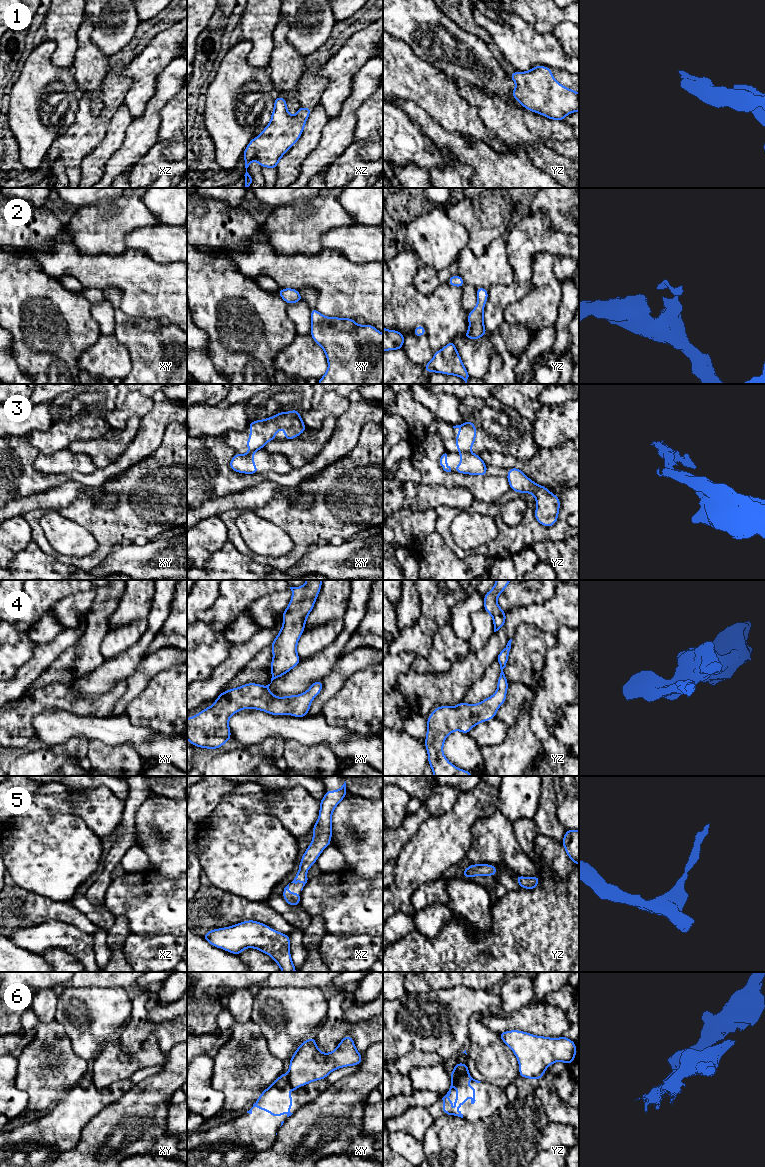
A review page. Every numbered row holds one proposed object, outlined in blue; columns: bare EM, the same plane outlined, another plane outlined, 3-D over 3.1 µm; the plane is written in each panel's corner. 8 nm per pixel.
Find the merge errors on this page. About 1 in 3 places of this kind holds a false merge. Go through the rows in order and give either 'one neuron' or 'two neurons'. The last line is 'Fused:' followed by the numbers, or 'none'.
1: one neuron
2: one neuron
3: two neurons
4: one neuron
5: one neuron
6: two neurons
Fused: 3, 6

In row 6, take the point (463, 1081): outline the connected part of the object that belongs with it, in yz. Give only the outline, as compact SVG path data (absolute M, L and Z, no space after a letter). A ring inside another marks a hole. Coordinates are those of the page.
M469 1073L461 1076L456 1082L451 1082L451 1086L449 1091L447 1092L447 1094L442 1098L443 1100L443 1106L442 1106L442 1111L443 1114L448 1114L448 1115L454 1115L454 1116L458 1116L463 1118L463 1114L460 1111L460 1105L461 1104L466 1104L466 1097L469 1096L470 1094L471 1096L471 1104L475 1103L475 1093L477 1091L476 1087L473 1086L471 1088L466 1089L465 1087L470 1084L469 1080L473 1080L476 1083L480 1083L481 1081L475 1080L471 1077L471 1075ZM454 1087L458 1087L459 1089L457 1090L457 1097L456 1097L456 1101L455 1101L455 1105L456 1105L456 1112L453 1112L450 1107L452 1102L449 1100L449 1096L451 1094L451 1089Z

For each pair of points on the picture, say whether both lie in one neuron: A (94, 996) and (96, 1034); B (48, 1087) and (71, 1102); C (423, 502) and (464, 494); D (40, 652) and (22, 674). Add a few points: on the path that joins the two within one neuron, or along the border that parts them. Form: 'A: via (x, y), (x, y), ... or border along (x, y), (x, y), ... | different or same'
A: via (94, 1005), (96, 1025) | same
B: border along (79, 1080), (62, 1096) | different
C: via (433, 496), (454, 496) | same
D: via (39, 658), (28, 669) | same

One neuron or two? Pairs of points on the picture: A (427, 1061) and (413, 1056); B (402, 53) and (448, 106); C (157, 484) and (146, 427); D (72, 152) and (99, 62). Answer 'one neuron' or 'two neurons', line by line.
A: one neuron
B: one neuron
C: two neurons
D: two neurons

